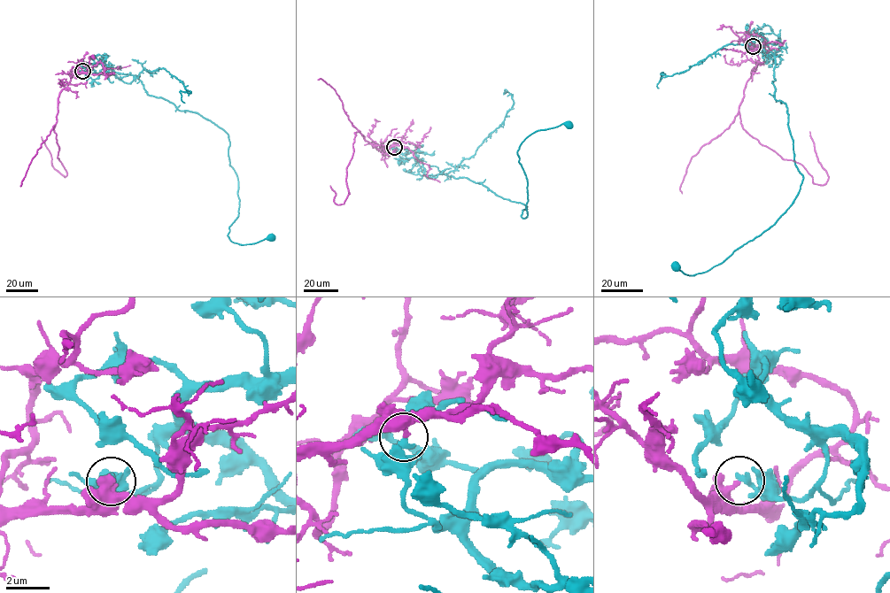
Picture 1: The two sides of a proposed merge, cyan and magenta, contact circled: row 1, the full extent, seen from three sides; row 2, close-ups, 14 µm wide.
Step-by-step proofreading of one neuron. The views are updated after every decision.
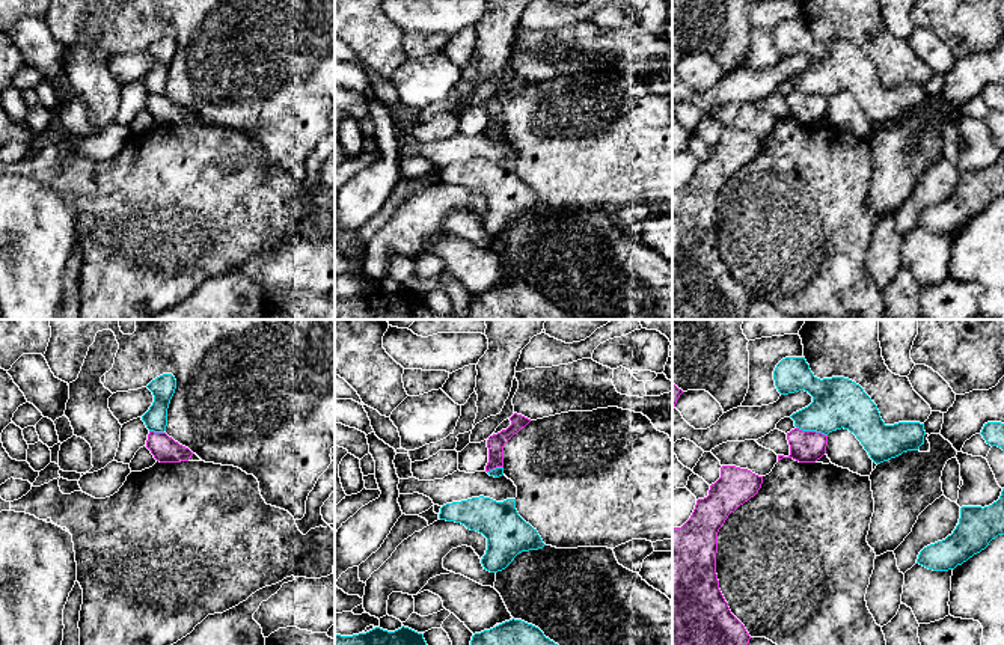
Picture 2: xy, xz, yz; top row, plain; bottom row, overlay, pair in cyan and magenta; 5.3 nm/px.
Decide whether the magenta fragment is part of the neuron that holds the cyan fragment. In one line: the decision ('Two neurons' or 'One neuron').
Two neurons

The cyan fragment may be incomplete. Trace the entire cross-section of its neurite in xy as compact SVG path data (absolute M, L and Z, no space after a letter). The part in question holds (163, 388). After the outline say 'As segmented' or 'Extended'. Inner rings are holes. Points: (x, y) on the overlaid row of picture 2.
M163 374L146 387L152 392L154 402L142 416L142 420L149 431L164 433L167 426L167 408L176 389L176 380L172 374Z. As segmented

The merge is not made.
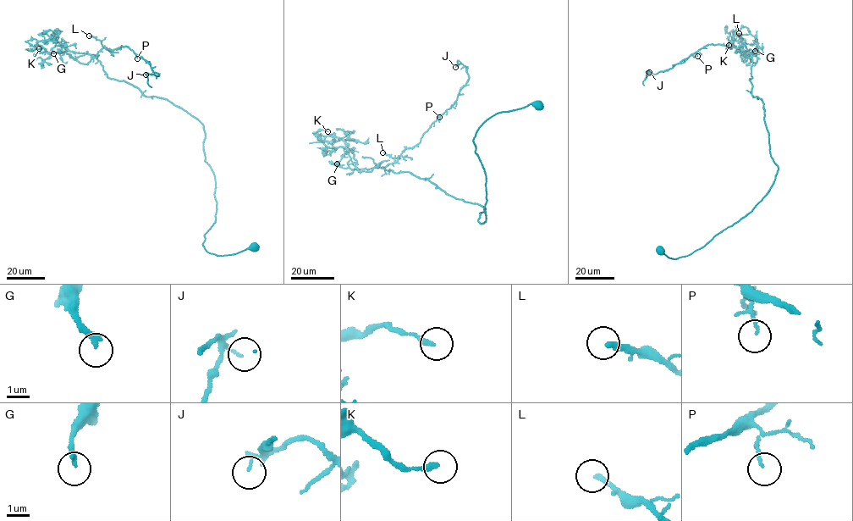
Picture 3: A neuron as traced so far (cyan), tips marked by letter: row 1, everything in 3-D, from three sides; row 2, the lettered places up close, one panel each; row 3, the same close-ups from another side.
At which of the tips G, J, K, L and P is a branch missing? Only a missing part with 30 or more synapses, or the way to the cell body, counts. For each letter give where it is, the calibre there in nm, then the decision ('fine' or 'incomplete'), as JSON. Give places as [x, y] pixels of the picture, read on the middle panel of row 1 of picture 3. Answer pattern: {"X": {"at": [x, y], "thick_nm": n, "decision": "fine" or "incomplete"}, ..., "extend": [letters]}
{"G": {"at": [337, 163], "thick_nm": 200, "decision": "fine"}, "J": {"at": [455, 67], "thick_nm": 120, "decision": "fine"}, "K": {"at": [327, 131], "thick_nm": 200, "decision": "fine"}, "L": {"at": [382, 152], "thick_nm": 240, "decision": "incomplete"}, "P": {"at": [439, 117], "thick_nm": 110, "decision": "fine"}, "extend": ["L"]}

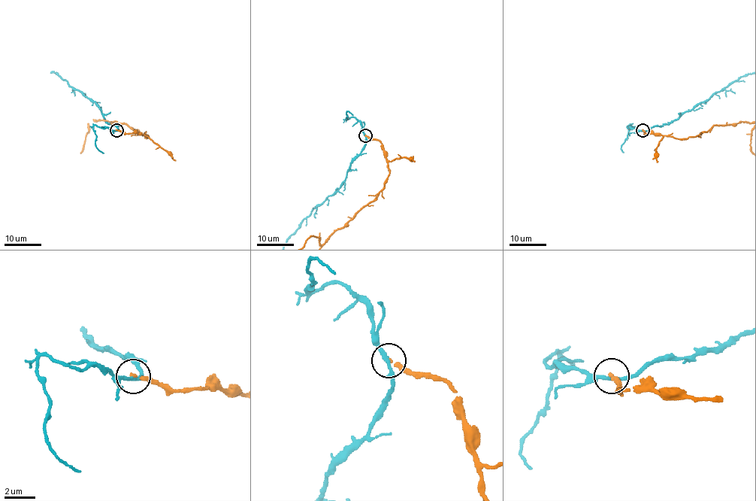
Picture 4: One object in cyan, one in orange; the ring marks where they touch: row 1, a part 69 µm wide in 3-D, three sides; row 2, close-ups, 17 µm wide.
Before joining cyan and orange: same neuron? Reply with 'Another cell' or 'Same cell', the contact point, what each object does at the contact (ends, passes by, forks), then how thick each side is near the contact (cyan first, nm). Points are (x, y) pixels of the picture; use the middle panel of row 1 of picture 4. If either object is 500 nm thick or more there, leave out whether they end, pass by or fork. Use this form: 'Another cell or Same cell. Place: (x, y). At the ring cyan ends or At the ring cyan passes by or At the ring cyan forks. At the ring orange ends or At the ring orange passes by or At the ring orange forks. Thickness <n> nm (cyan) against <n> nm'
Another cell. Place: (365, 135). At the ring cyan passes by. At the ring orange ends. Thickness 220 nm (cyan) against 240 nm

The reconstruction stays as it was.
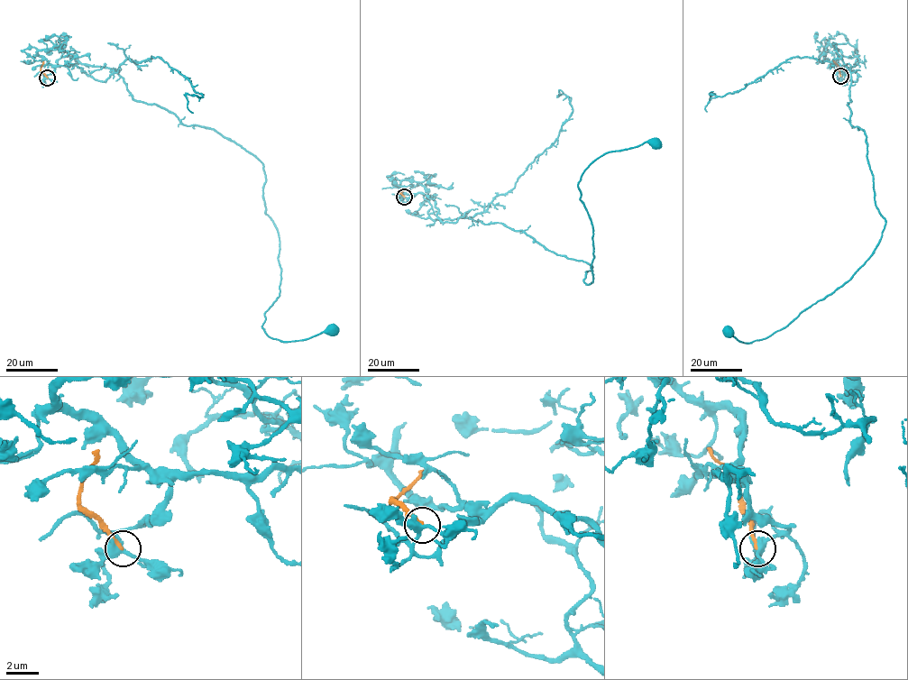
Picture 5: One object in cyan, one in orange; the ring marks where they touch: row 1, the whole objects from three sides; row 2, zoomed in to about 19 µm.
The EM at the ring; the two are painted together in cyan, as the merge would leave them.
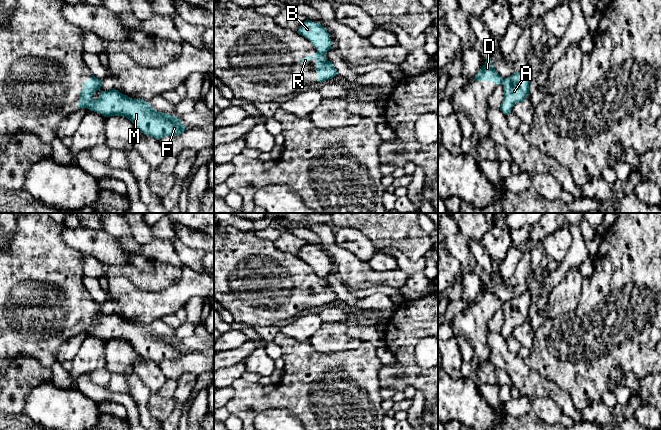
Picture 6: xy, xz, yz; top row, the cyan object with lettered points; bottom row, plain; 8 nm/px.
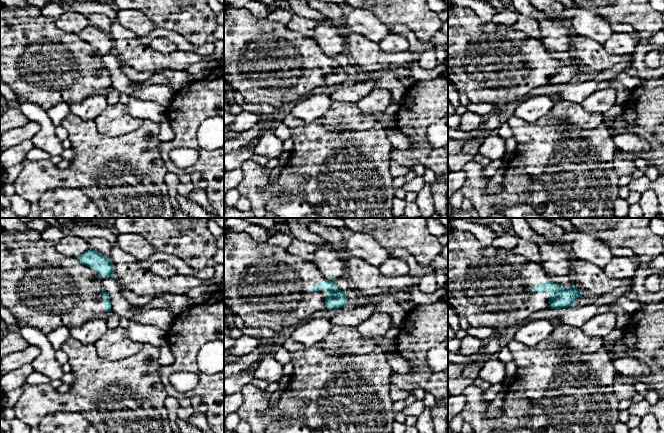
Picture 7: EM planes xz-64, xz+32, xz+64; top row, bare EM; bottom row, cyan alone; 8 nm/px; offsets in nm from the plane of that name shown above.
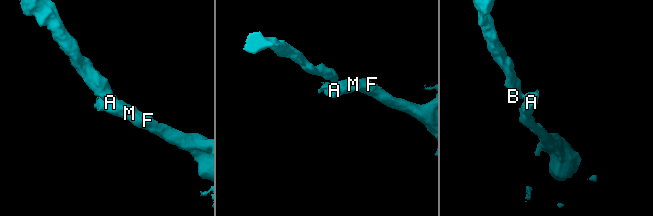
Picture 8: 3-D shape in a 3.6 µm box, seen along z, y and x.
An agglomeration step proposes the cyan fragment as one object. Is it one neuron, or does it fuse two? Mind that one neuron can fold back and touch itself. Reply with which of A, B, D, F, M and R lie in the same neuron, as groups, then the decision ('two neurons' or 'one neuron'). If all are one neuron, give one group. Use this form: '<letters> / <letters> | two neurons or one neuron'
A F M R / B D | two neurons

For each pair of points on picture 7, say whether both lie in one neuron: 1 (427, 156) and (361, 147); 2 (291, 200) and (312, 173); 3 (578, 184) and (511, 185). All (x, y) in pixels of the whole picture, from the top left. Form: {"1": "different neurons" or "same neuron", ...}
{"1": "different neurons", "2": "different neurons", "3": "same neuron"}

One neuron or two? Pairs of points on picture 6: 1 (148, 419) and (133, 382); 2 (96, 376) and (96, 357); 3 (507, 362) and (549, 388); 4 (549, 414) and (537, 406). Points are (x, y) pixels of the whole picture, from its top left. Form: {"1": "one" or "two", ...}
{"1": "one", "2": "two", "3": "one", "4": "one"}

